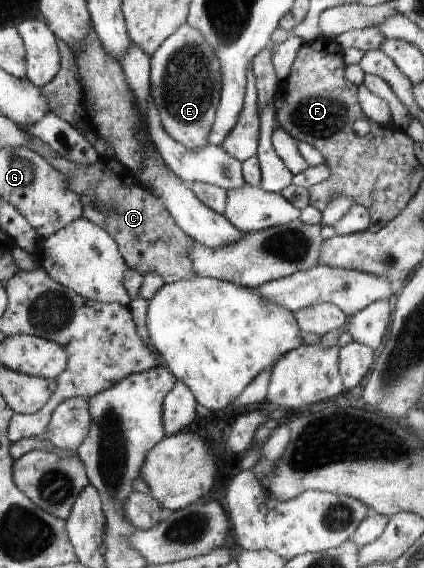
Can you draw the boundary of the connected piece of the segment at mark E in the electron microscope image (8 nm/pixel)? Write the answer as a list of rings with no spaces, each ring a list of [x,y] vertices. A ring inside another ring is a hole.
[[[190,23],[183,24],[178,32],[175,32],[168,40],[165,40],[165,42],[161,44],[161,47],[153,56],[152,60],[152,94],[156,103],[157,111],[159,111],[163,129],[167,134],[169,134],[169,136],[171,136],[171,138],[178,141],[180,144],[186,145],[189,149],[203,149],[206,145],[211,145],[208,142],[208,139],[212,129],[214,128],[220,100],[222,98],[222,91],[224,88],[223,76],[222,62],[219,61],[218,54],[214,50],[214,47],[208,42],[208,39]]]

